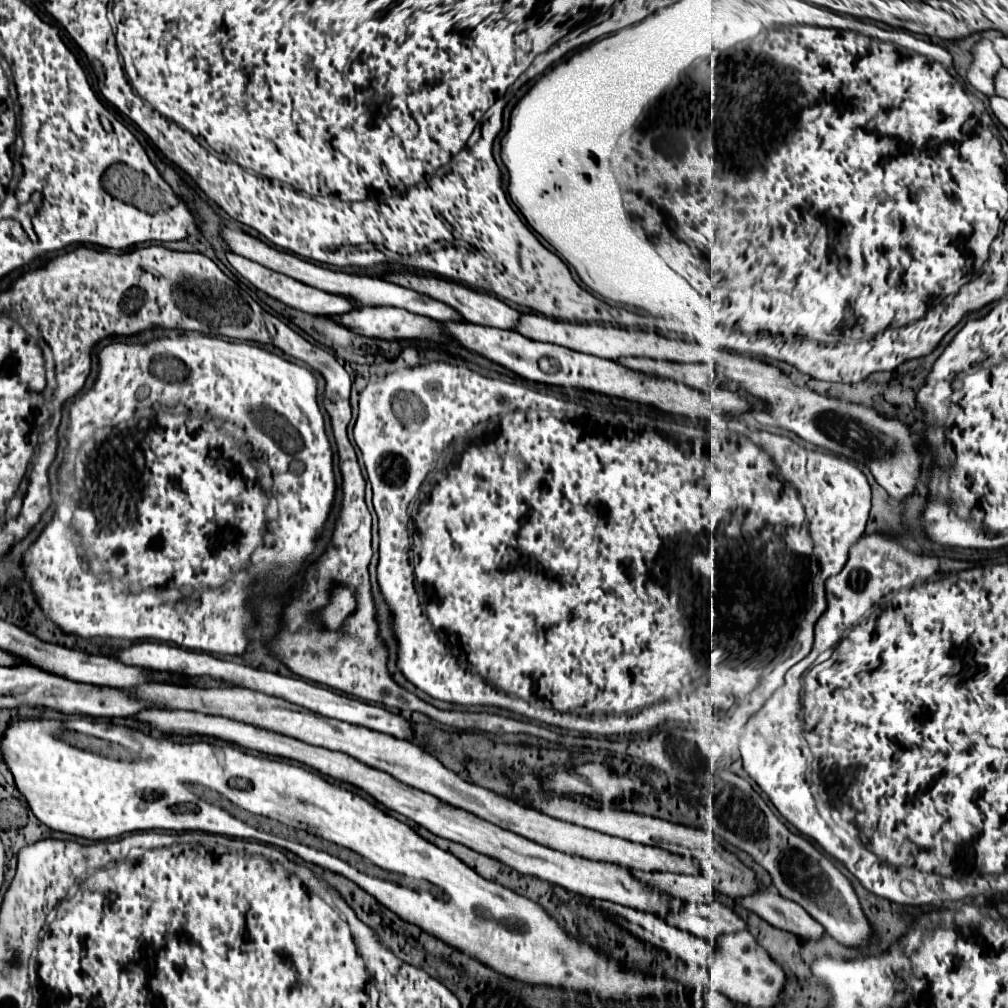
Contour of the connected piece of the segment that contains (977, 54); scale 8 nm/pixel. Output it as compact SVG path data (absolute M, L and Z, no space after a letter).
M982 40L976 48L974 48L974 62L968 70L968 82L980 90L984 96L994 96L994 78L998 74L998 70L1002 68L1002 62L998 58L998 54L992 48L990 40Z

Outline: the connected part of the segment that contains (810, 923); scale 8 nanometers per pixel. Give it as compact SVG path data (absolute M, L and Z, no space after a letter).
M770 890L762 892L762 896L750 896L750 900L738 900L738 902L748 910L752 910L754 914L758 914L760 918L766 918L768 924L792 932L796 936L802 936L802 940L820 940L826 934L824 926L812 920L802 910L802 906Z

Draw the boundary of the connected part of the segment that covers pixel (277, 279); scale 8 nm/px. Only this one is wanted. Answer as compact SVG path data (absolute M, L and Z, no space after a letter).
M228 252L226 254L226 260L246 278L250 280L258 290L266 292L268 296L284 302L286 306L290 308L296 308L296 310L302 310L306 314L322 314L322 316L334 316L334 314L346 314L350 312L354 306L348 298L344 296L336 296L336 294L328 294L328 292L322 292L322 290L316 290L316 288L310 288L302 282L296 282L296 280L290 280L290 276L278 276L276 272L270 272L268 268L262 268L260 264L254 264L252 260L246 260L234 252Z

